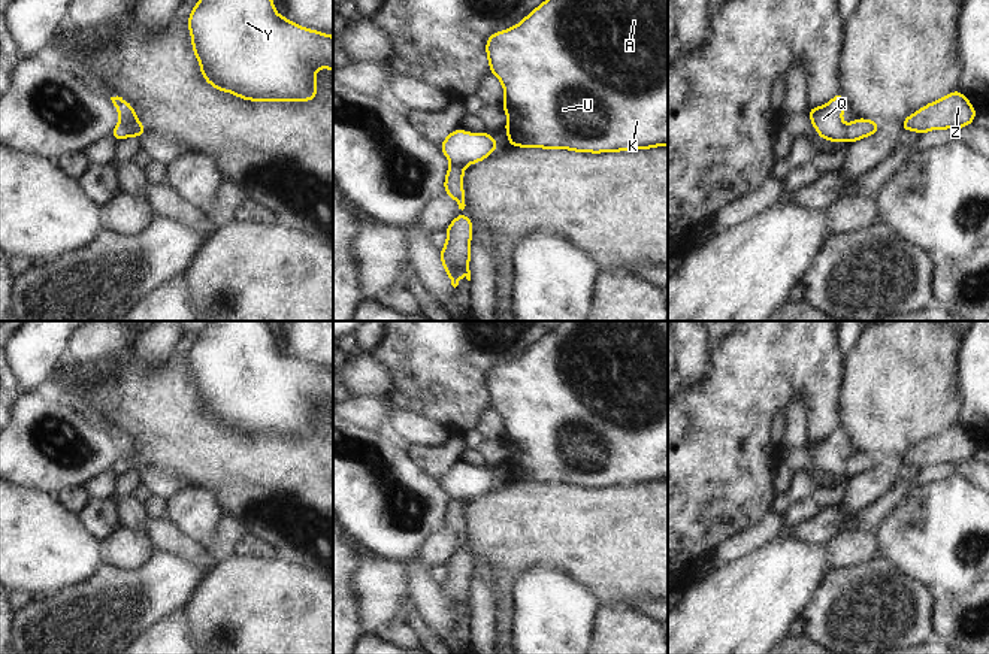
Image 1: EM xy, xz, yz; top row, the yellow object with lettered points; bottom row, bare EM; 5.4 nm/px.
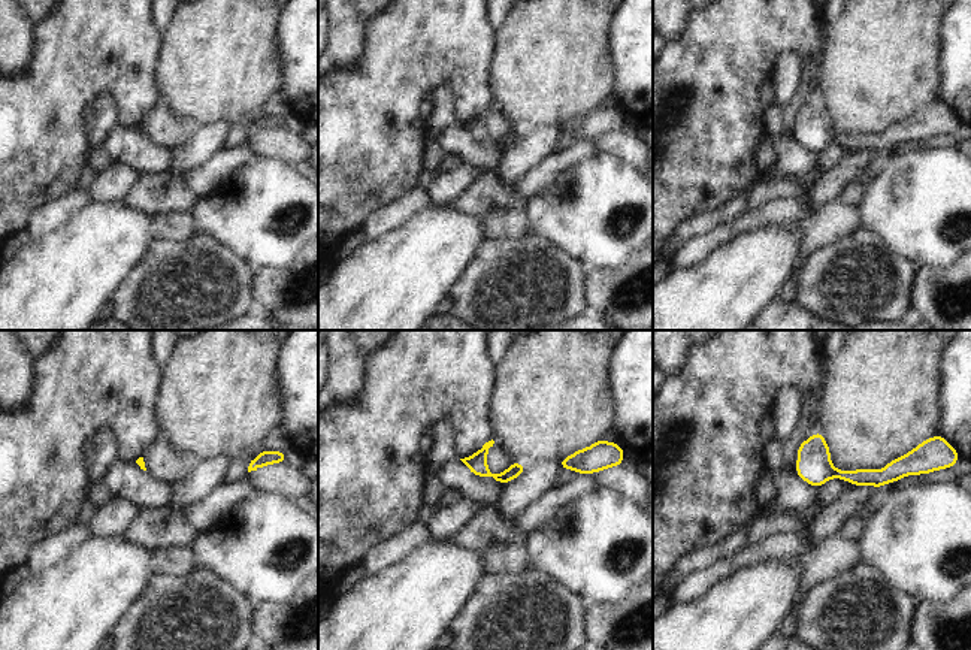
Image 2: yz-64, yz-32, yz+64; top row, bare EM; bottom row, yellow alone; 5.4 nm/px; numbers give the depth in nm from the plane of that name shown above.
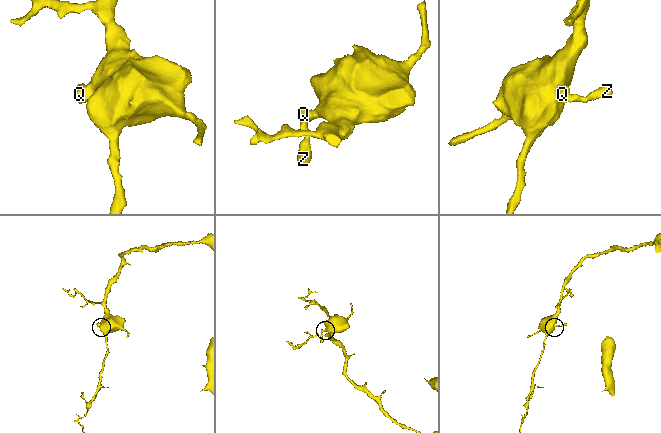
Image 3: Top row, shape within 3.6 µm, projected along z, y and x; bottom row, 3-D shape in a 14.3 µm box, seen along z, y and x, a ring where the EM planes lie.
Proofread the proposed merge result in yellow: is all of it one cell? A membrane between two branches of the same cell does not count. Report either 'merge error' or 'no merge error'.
no merge error

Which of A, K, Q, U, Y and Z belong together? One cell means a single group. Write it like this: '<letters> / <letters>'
A K Q U Y Z

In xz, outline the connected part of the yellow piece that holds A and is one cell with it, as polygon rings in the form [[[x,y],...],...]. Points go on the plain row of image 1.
[[[560,321],[517,360],[490,369],[486,390],[503,421],[506,479],[589,488],[668,481],[668,321]]]

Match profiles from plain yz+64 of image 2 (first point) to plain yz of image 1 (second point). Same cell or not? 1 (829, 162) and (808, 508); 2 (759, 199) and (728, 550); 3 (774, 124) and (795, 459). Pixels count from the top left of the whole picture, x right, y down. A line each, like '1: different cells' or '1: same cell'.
1: same cell
2: same cell
3: same cell

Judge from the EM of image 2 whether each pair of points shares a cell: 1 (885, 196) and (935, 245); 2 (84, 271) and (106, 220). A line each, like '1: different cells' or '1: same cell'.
1: same cell
2: same cell

